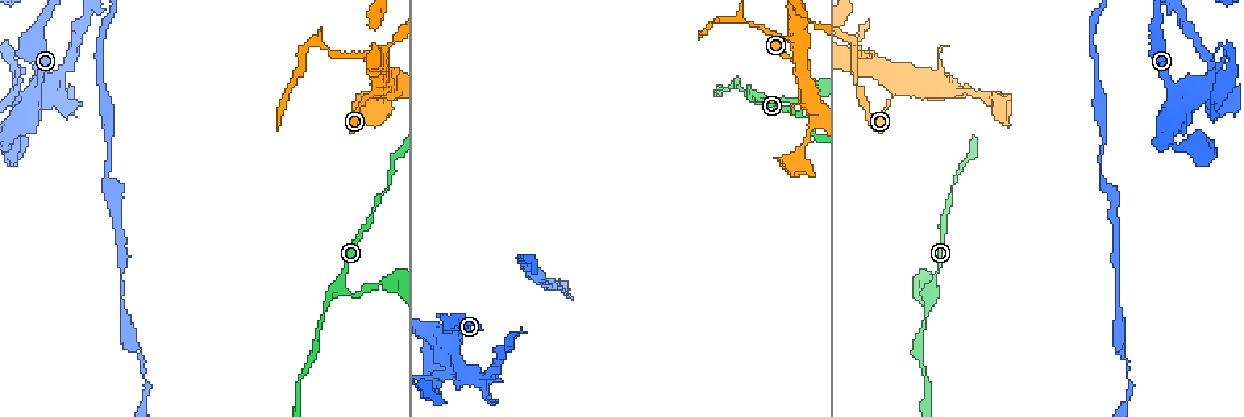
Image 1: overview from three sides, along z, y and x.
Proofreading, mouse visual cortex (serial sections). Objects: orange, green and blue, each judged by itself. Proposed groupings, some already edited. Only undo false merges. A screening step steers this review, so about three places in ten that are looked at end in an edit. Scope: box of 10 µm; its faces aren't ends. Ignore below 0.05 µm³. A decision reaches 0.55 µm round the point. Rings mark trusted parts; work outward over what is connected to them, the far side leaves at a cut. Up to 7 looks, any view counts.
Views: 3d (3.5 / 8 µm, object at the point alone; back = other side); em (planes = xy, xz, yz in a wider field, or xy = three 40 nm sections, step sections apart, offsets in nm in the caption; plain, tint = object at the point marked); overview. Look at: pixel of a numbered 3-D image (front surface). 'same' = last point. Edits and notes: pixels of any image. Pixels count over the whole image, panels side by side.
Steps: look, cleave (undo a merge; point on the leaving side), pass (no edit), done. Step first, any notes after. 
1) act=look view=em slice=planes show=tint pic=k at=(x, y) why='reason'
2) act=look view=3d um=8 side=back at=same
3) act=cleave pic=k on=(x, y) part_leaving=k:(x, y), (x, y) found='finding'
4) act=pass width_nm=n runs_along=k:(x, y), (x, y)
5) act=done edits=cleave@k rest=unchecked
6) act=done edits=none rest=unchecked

act=look view=3d um=3.5 side=back pic=1 at=(1207, 87) why='four-way junction'

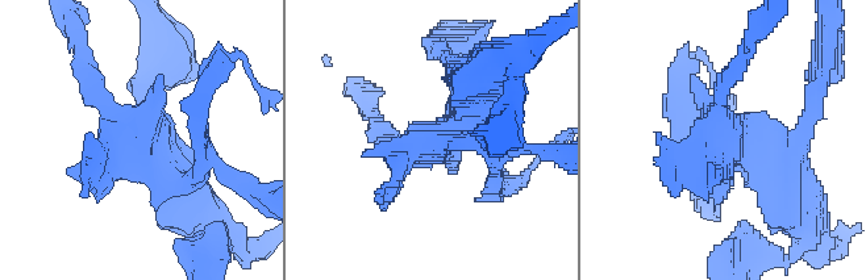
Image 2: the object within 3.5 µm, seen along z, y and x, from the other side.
act=look view=em slice=xy step=5 show=tint pic=2 at=(727, 135)

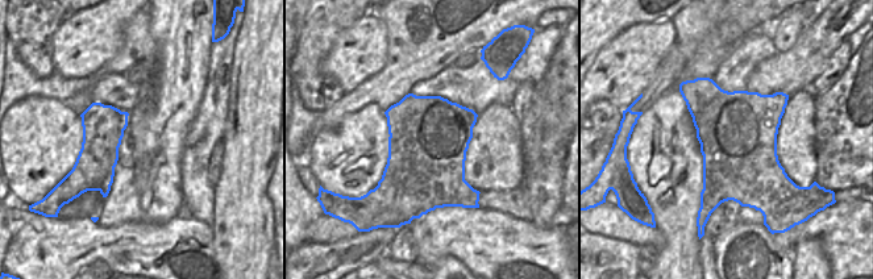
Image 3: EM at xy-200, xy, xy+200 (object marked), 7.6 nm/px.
act=cleave pic=2 on=(209, 159) part_leaving=2:(162, 153), (98, 101), (84, 65) found='a second cell is stuck on'

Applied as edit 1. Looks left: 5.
act=look view=3d um=3.5 pic=1 at=(773, 100) why='abrupt turn'

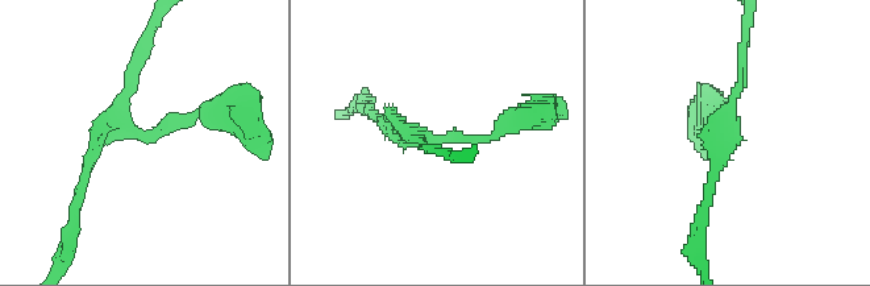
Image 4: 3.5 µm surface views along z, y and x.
act=look view=em slice=planes show=tint pic=4 at=(439, 139) arms=3 arm_widths_nm=150,150,150

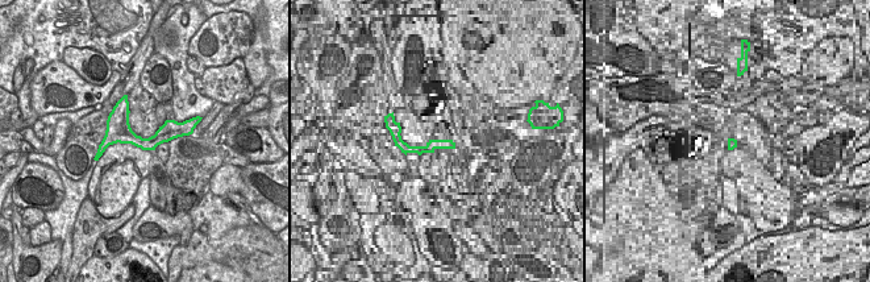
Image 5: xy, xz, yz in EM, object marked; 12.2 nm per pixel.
act=pass runs_along=5:(182, 131), (102, 148) found='one cell here'

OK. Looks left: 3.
act=look view=3d um=3.5 pic=1 at=(762, 26) why='sharp bend'

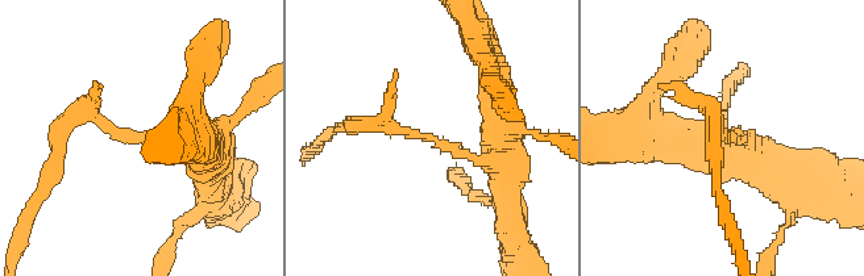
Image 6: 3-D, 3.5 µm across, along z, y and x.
act=look view=em slice=xy step=1 show=tint pic=6 at=(732, 137) arm_widths_nm=200,250

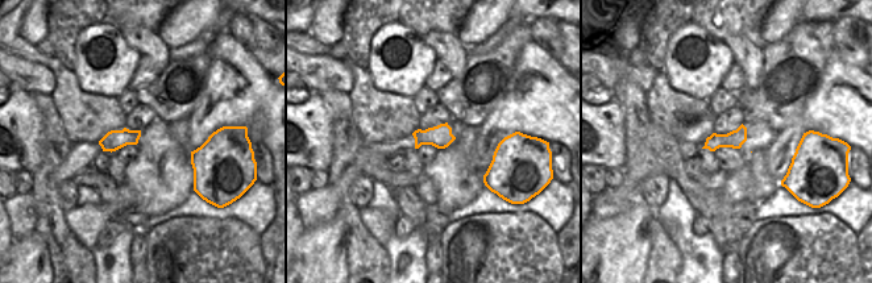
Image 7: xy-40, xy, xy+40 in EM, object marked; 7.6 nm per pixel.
act=cleave pic=6 on=(128, 137) part_leaving=6:(461, 154), (385, 124), (356, 124) found='a second cell is stuck on'

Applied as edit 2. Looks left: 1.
act=done edits=cleave@2,cleave@6 rest=unchecked

